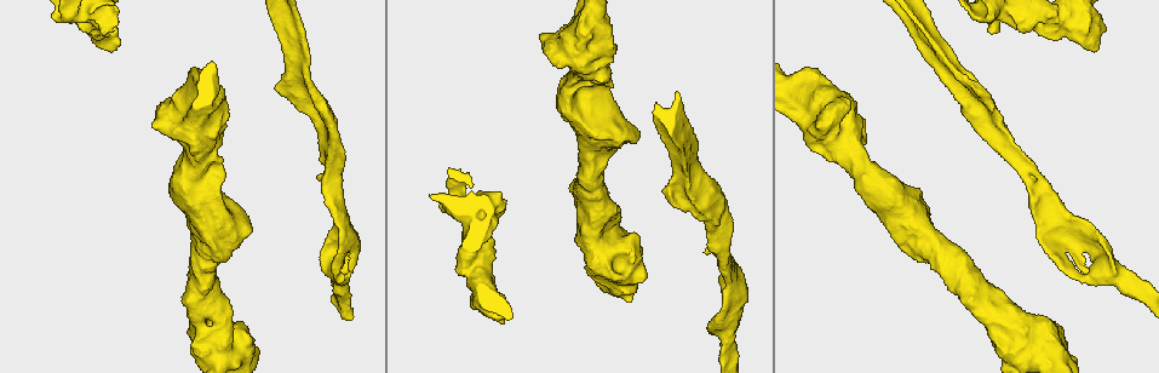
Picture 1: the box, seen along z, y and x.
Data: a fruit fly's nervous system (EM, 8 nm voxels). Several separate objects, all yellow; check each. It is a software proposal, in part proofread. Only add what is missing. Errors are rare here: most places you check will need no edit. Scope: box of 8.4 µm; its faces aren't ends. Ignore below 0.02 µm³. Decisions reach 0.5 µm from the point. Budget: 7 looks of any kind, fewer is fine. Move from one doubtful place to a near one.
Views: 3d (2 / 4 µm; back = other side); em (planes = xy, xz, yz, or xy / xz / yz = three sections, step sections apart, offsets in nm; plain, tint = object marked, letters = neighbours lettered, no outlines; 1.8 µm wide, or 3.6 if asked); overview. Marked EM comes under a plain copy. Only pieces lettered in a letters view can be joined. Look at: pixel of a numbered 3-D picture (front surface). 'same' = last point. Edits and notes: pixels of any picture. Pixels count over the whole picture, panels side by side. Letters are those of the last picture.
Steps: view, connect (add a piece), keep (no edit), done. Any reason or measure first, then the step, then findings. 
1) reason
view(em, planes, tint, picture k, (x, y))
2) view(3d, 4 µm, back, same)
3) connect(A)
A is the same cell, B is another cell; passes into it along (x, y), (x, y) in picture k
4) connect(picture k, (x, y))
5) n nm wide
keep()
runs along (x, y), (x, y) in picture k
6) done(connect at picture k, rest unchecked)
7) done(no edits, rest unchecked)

an open end
view(em, xz, step 4, tint, picture 1, (101, 33))

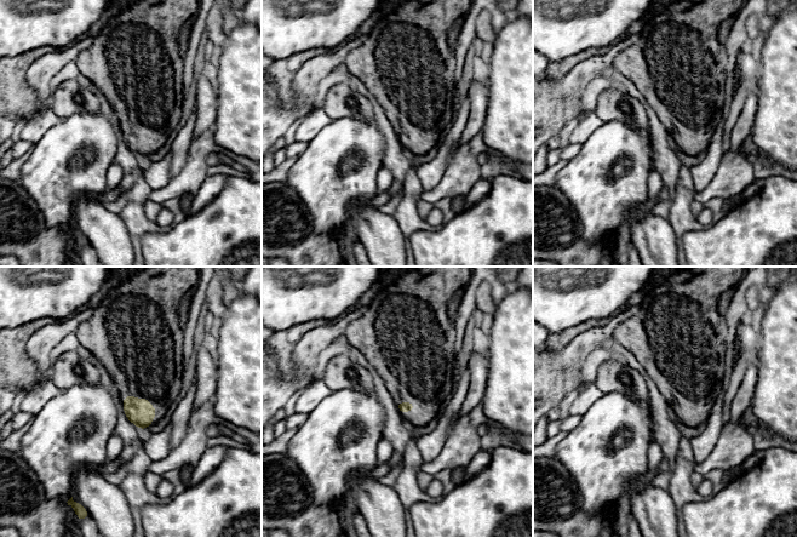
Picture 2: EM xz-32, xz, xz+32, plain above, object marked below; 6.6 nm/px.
another direction
view(em, planes, letters, same)

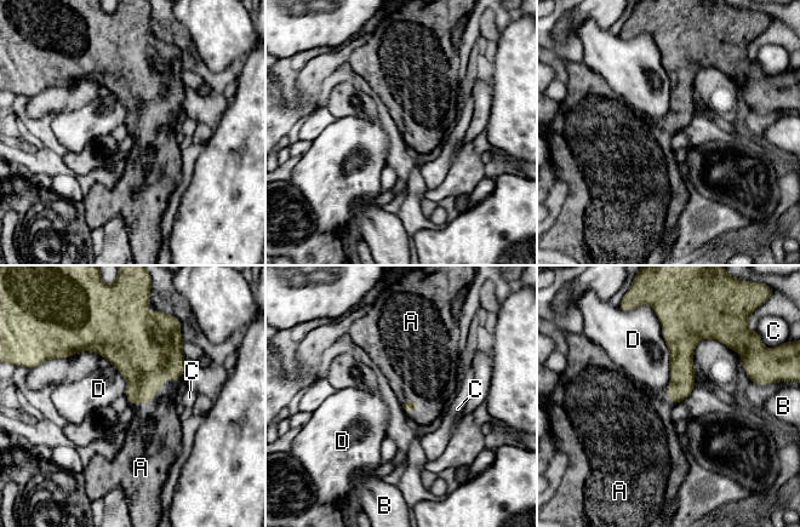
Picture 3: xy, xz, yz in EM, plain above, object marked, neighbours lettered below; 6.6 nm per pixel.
connect(A)
A is the same cell, B, C and D are other cells; the neuron continues

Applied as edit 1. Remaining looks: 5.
stops while still wide
view(em, planes, letters, picture 1, (114, 50))

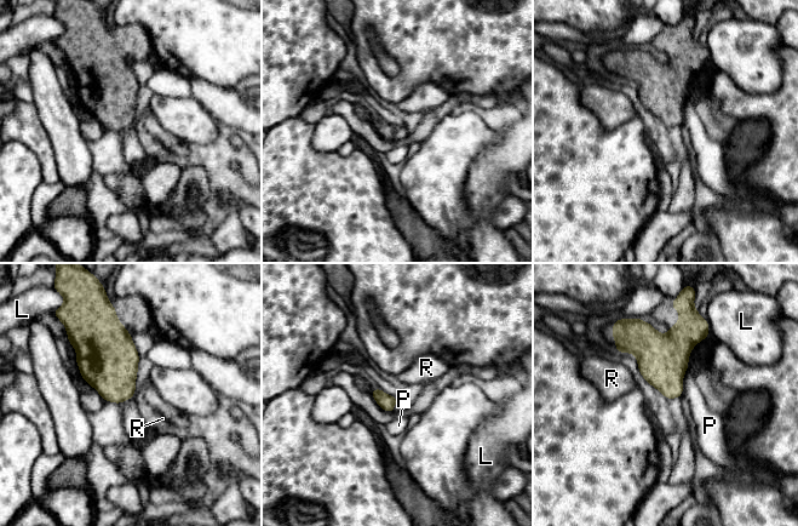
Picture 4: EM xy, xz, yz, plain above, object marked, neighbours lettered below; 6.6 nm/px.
keep()
L, P and R are other cells; border along (685, 370), (681, 395) in picture 4; no lettered piece goes on from it

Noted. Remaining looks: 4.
view(em, yz, step 16, tint, picture 1, (922, 48))

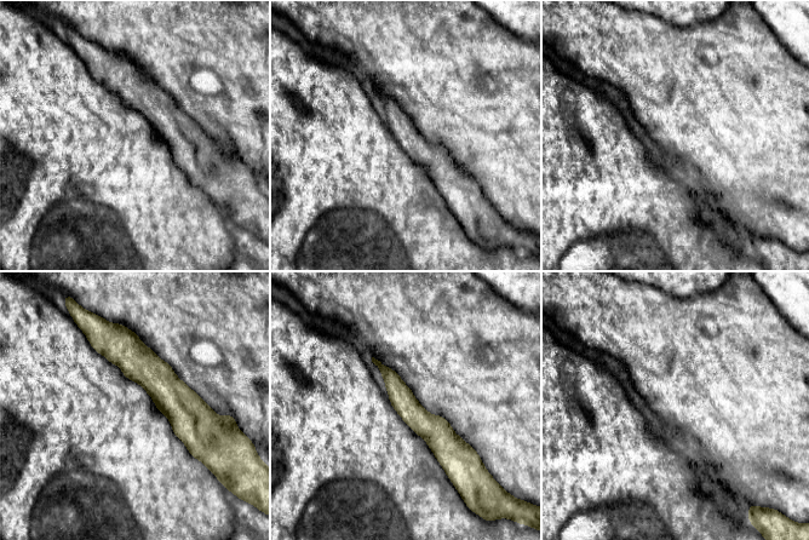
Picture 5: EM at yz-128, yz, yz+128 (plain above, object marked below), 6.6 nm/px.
view(em, planes, tint, same)

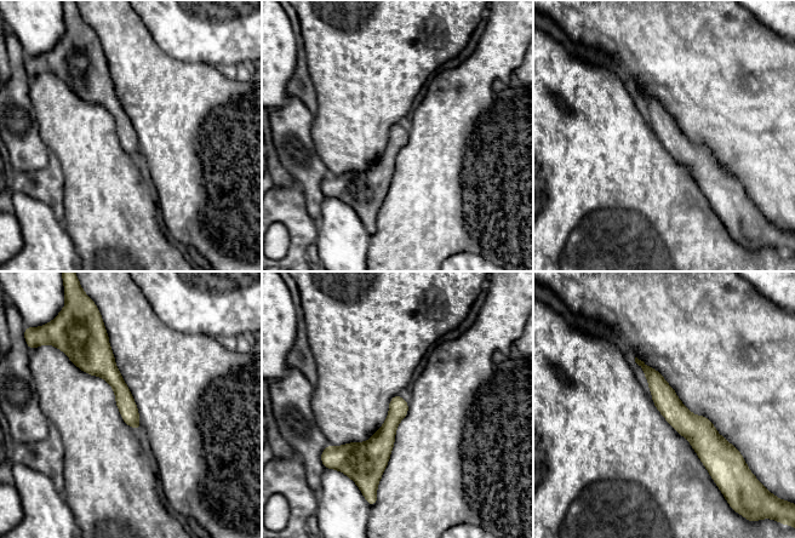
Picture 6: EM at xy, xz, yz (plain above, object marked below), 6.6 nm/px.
what lies round it
view(em, planes, letters, same)

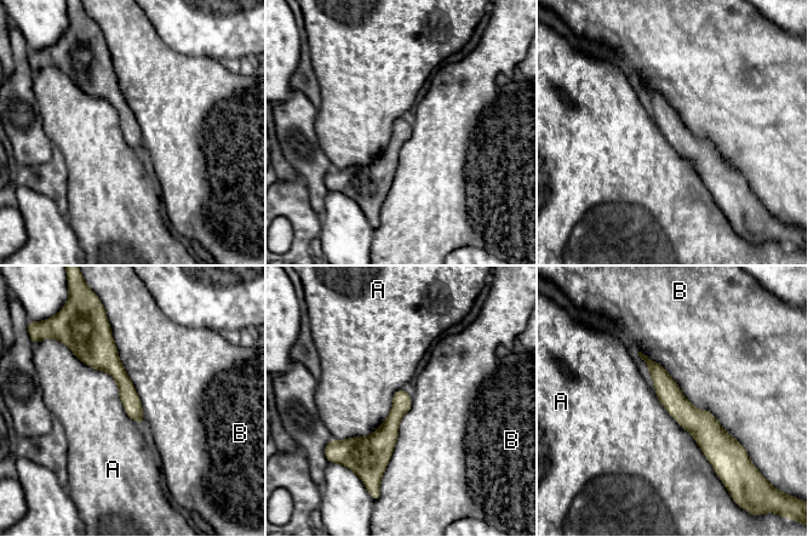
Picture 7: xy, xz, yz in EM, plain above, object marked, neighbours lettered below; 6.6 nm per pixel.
B touches over 950 nm
keep()
A and B are other cells; border along (67, 346), (143, 424) in picture 7; no lettered piece goes on from it

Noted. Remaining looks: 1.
done(connect at picture 3, rest unchecked)

